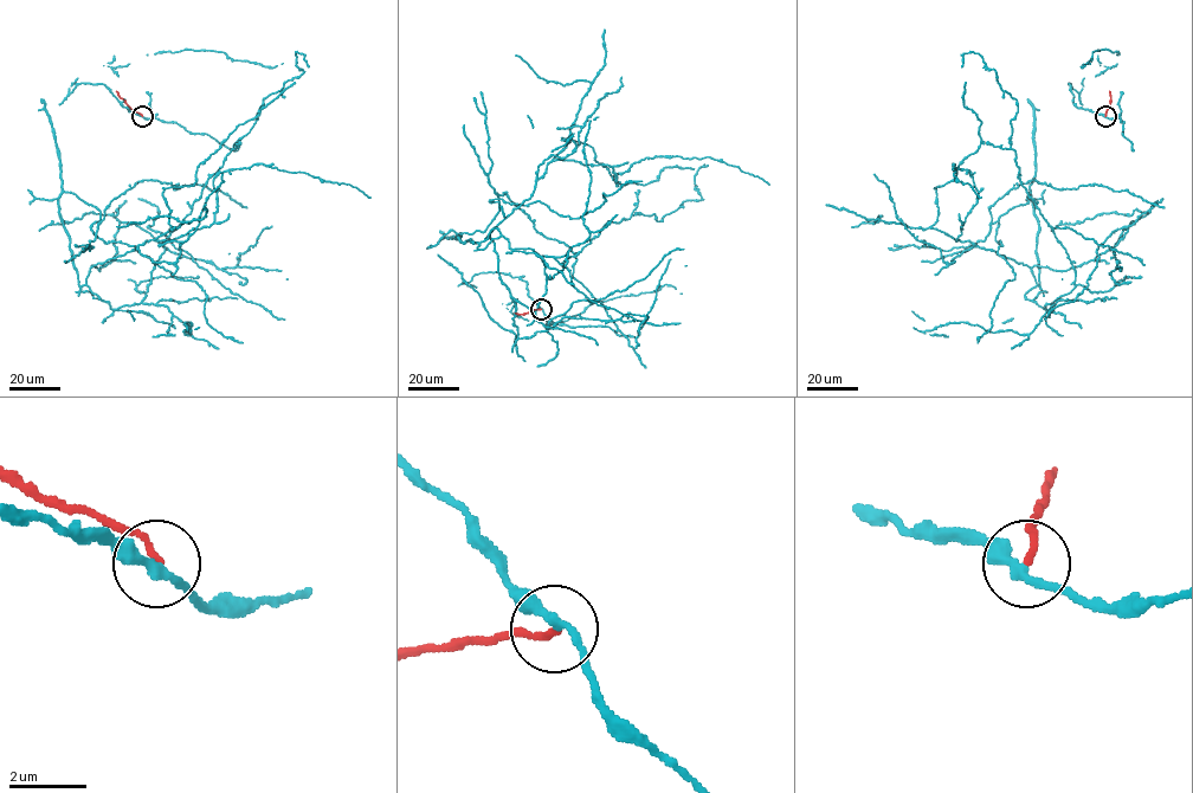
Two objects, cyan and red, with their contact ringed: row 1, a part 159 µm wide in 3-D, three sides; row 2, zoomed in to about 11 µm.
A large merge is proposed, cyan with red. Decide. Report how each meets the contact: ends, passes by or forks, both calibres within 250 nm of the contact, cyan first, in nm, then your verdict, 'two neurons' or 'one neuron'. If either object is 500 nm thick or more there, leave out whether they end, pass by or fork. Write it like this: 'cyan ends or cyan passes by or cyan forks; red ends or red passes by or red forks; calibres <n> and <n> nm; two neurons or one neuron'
cyan passes by; red ends; calibres 240 and 170 nm; two neurons

